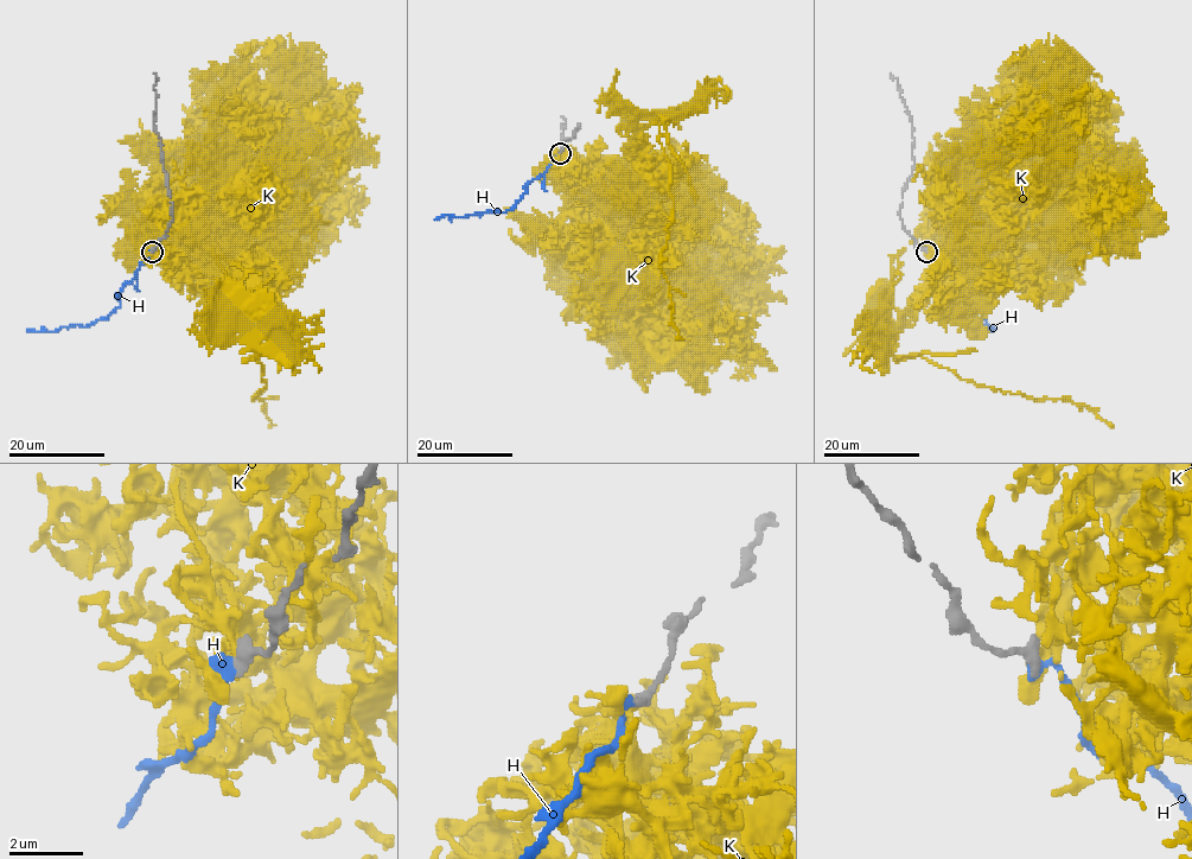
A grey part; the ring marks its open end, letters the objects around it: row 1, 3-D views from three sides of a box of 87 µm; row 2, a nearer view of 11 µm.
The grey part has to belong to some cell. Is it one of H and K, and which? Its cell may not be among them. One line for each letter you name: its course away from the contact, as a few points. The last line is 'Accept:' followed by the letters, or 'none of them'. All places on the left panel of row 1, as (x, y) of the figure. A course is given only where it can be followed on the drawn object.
Accept: none of them

